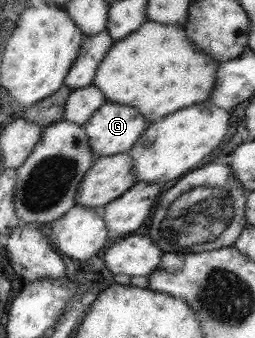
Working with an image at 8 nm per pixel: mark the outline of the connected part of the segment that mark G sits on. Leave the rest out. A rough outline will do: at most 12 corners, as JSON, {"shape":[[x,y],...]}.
{"shape":[[105,101],[82,129],[96,159],[128,151],[146,125]]}

